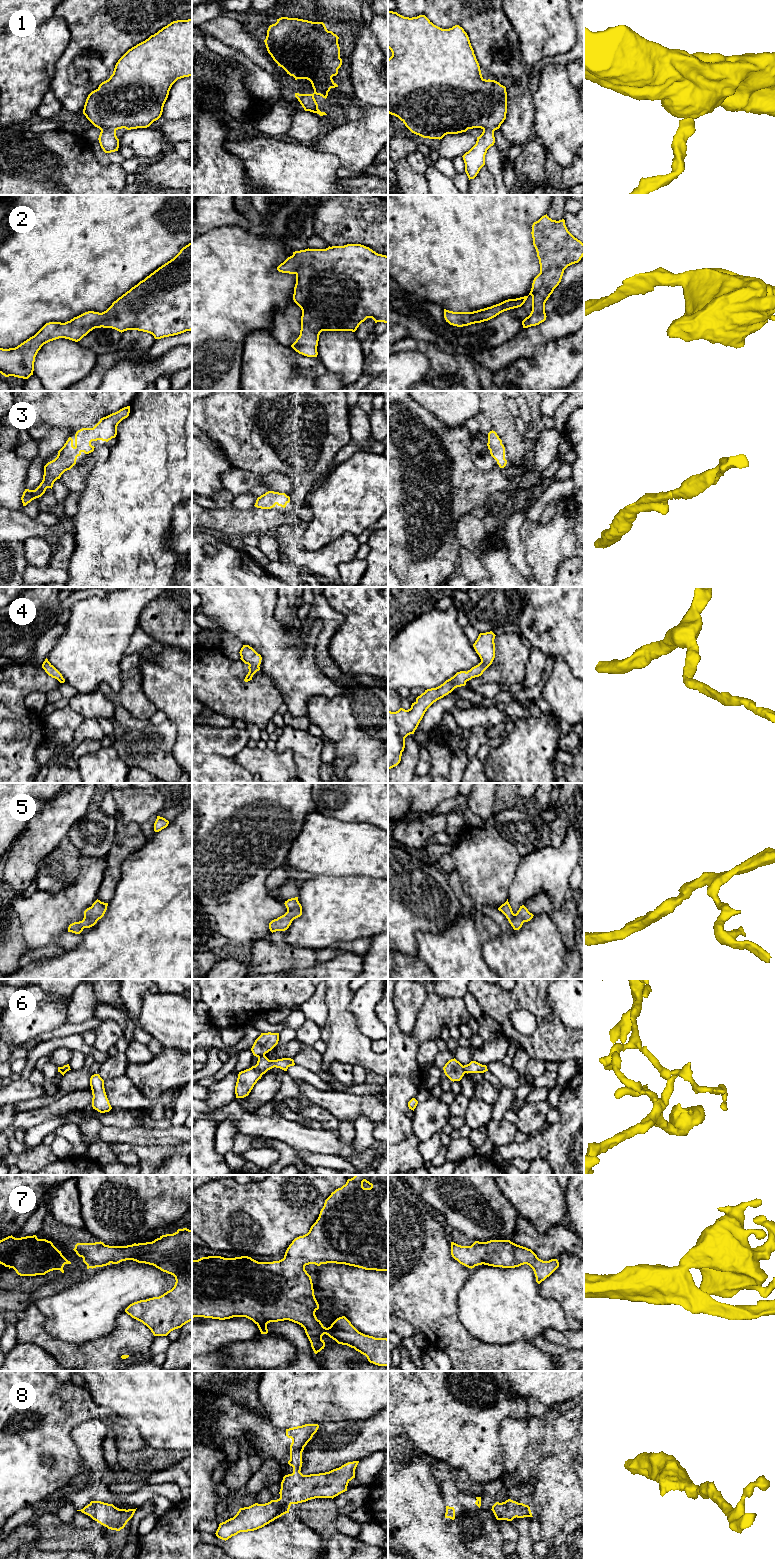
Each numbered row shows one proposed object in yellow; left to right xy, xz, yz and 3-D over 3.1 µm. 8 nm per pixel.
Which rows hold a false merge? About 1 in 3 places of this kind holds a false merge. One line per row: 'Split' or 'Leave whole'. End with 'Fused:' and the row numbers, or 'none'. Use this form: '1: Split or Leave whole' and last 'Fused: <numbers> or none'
1: Leave whole
2: Leave whole
3: Leave whole
4: Leave whole
5: Leave whole
6: Split
7: Leave whole
8: Leave whole
Fused: 6

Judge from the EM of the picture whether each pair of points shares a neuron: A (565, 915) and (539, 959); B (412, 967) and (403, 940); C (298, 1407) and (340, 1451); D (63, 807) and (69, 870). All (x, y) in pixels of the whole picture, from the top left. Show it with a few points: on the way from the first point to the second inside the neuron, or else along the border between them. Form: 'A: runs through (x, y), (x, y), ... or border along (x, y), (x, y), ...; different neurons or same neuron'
A: border along (540, 912), (545, 912), (557, 927), (567, 949); different neurons
B: border along (398, 950), (406, 955), (417, 955); different neurons
C: border along (341, 1420), (318, 1424); different neurons
D: border along (65, 837), (49, 855); different neurons

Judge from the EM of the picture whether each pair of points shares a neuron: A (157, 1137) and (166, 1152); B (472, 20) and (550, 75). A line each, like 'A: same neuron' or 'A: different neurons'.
A: different neurons
B: different neurons

